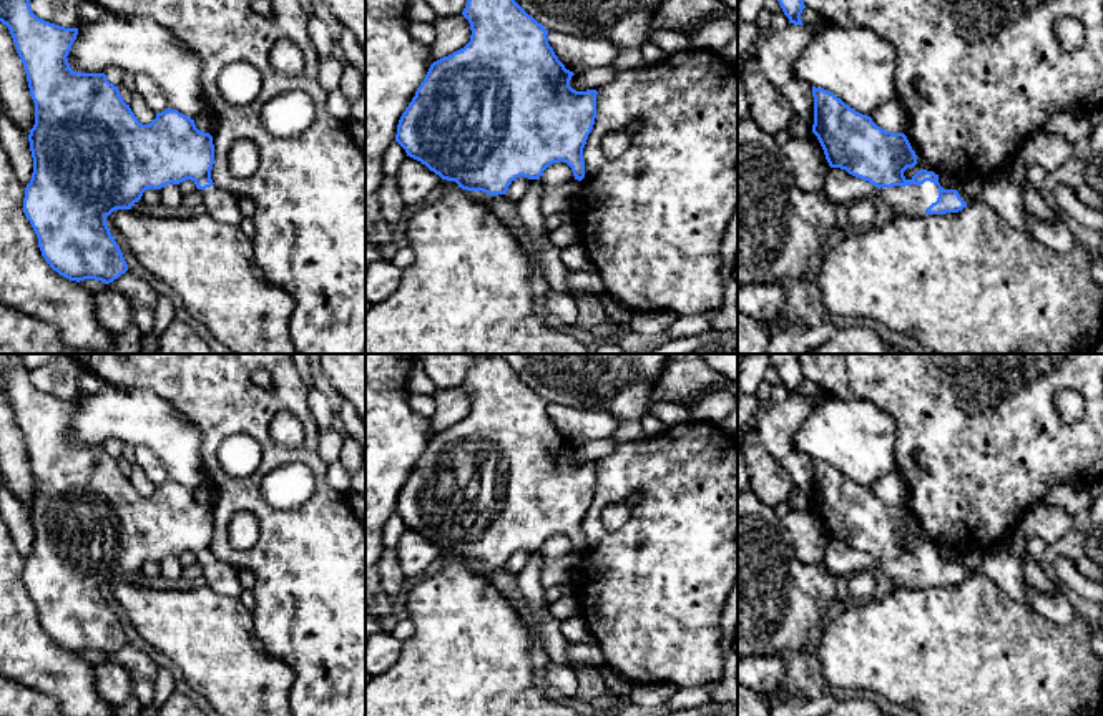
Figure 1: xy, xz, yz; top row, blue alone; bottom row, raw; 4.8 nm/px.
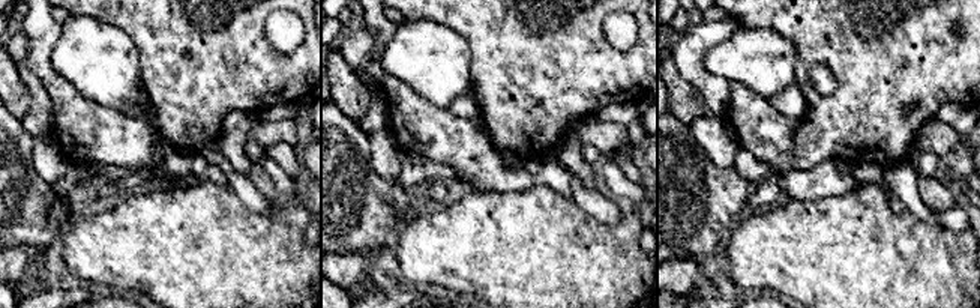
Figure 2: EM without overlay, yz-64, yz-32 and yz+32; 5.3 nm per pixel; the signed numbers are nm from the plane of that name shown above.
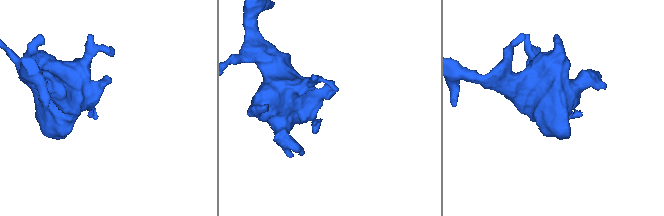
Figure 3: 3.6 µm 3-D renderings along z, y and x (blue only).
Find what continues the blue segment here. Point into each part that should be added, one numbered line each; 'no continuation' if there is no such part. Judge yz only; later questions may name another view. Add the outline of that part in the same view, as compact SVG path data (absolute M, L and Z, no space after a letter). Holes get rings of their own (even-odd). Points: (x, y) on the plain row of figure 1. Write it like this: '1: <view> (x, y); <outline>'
1: yz (911, 573); M924 557L892 558L879 562L879 578L889 580L894 590L922 590L925 581L939 570L939 558Z

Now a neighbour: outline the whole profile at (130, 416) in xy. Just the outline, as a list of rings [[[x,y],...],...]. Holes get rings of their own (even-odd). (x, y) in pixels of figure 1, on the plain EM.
[[[103,384],[85,402],[78,402],[66,430],[70,440],[81,445],[105,445],[108,440],[135,447],[146,445],[161,460],[169,480],[191,492],[196,492],[206,480],[201,459],[201,430],[153,390]]]

